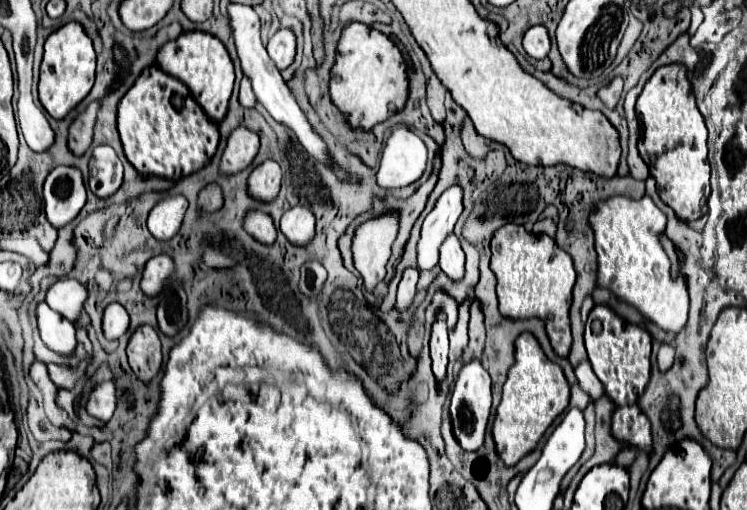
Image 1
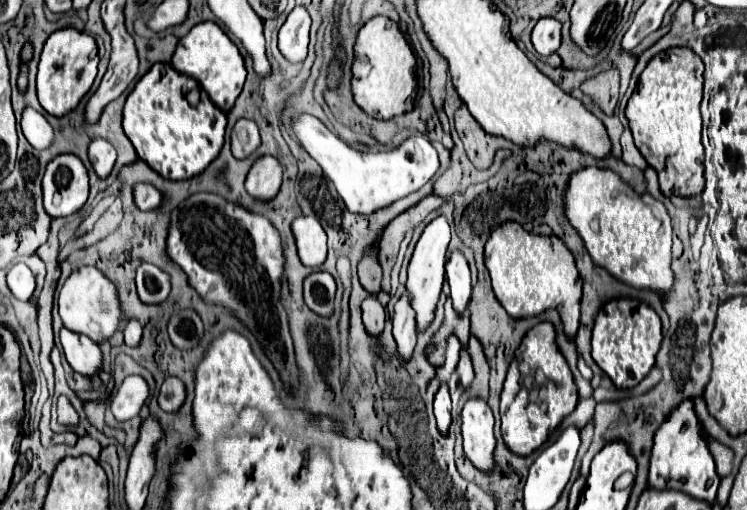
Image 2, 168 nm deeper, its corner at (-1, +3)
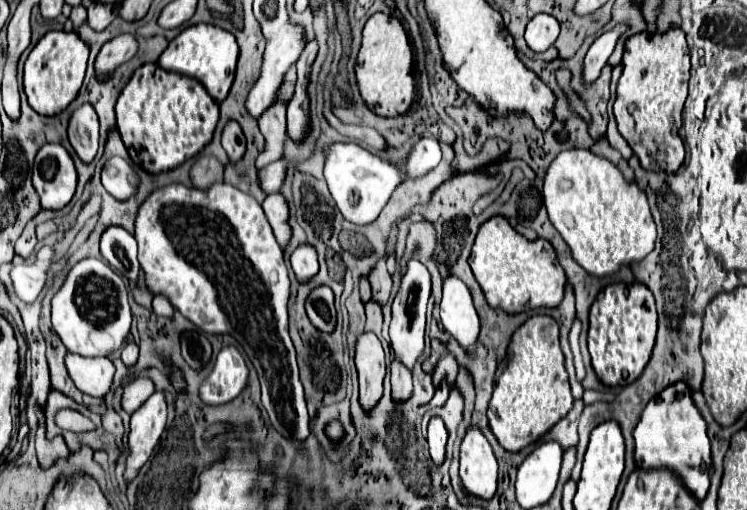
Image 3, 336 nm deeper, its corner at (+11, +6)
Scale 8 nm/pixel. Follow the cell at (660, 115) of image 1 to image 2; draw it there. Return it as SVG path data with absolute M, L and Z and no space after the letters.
M670 47L658 55L654 55L646 69L640 73L638 87L632 93L628 105L626 105L626 117L630 123L630 131L634 137L634 143L638 151L644 155L650 167L656 169L660 189L666 197L682 195L700 195L704 189L704 147L700 141L702 131L702 117L700 117L700 101L702 101L702 71L704 63L702 59L688 47Z

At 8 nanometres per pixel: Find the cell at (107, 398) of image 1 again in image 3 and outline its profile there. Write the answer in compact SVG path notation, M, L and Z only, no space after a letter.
M134 378L128 384L122 386L122 408L132 414L136 408L140 408L146 398L154 392L154 384L148 378Z

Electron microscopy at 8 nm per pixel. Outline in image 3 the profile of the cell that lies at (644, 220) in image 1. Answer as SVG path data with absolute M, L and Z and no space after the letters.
M566 150L554 158L544 178L544 204L554 228L562 234L574 260L592 276L612 276L622 266L644 260L656 244L656 222L650 214L646 194L628 184L620 170L606 158L600 158L586 150Z

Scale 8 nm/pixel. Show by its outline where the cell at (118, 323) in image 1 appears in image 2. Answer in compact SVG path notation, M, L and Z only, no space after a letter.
M130 319L124 325L124 341L128 347L138 347L140 339L142 339L142 325L136 319Z

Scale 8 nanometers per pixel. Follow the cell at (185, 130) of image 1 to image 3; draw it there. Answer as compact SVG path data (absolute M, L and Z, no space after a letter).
M144 64L124 86L116 102L116 120L130 158L146 172L158 174L194 158L212 140L218 124L218 104L198 80L166 72L158 64Z

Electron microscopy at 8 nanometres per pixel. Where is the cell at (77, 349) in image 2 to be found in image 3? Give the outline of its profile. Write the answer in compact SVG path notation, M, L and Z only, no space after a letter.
M72 352L66 354L66 370L76 388L94 398L104 398L114 376L114 366L108 358L86 358Z

